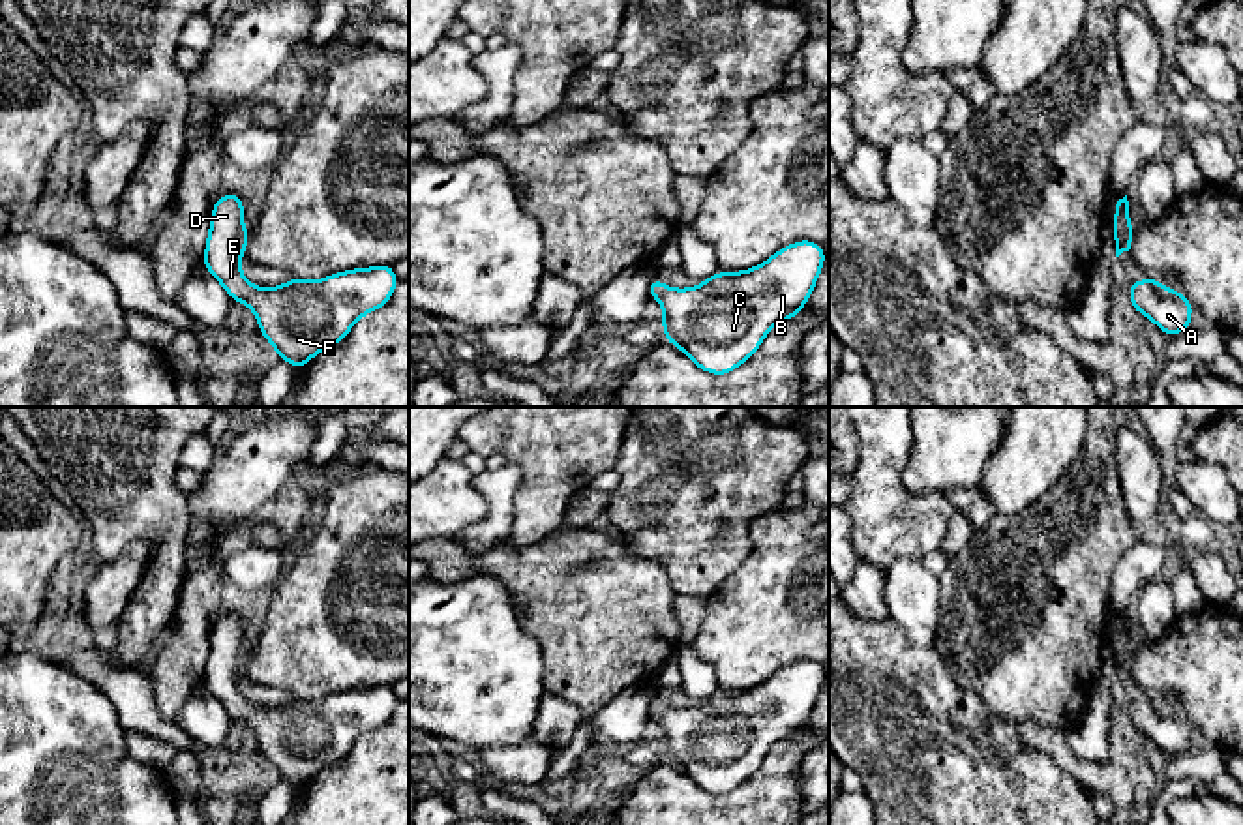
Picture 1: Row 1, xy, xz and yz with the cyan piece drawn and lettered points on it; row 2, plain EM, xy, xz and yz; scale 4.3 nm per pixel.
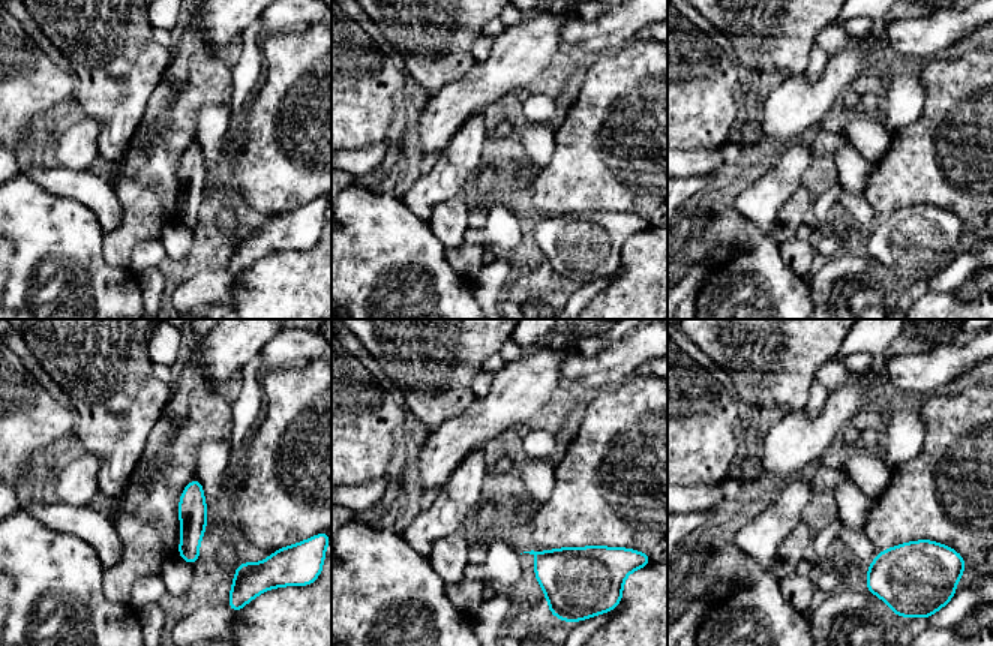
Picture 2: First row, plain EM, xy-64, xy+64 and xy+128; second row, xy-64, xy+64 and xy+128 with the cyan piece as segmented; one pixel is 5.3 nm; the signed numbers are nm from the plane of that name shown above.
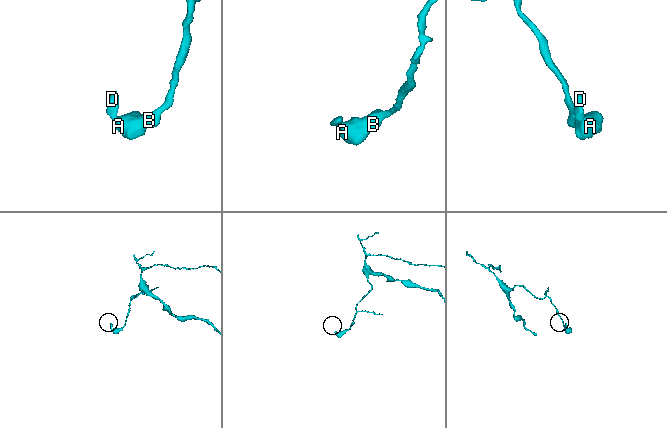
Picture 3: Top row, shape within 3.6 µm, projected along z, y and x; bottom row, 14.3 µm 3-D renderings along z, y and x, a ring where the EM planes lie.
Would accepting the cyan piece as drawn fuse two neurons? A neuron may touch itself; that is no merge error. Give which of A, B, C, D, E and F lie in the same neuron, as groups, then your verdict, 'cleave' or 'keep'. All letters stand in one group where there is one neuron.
A B C D E F; keep

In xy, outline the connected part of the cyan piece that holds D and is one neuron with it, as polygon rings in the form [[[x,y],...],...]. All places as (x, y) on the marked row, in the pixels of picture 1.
[[[238,193],[223,195],[214,202],[204,268],[217,278],[232,300],[253,309],[277,358],[296,369],[319,351],[345,339],[362,315],[390,302],[397,285],[390,264],[347,270],[319,281],[294,278],[274,289],[251,285],[240,272],[249,238],[242,216],[244,202]]]

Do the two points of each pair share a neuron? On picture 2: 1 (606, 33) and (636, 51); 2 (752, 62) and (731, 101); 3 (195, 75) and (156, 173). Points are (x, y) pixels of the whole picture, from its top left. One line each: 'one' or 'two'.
1: two
2: two
3: one

